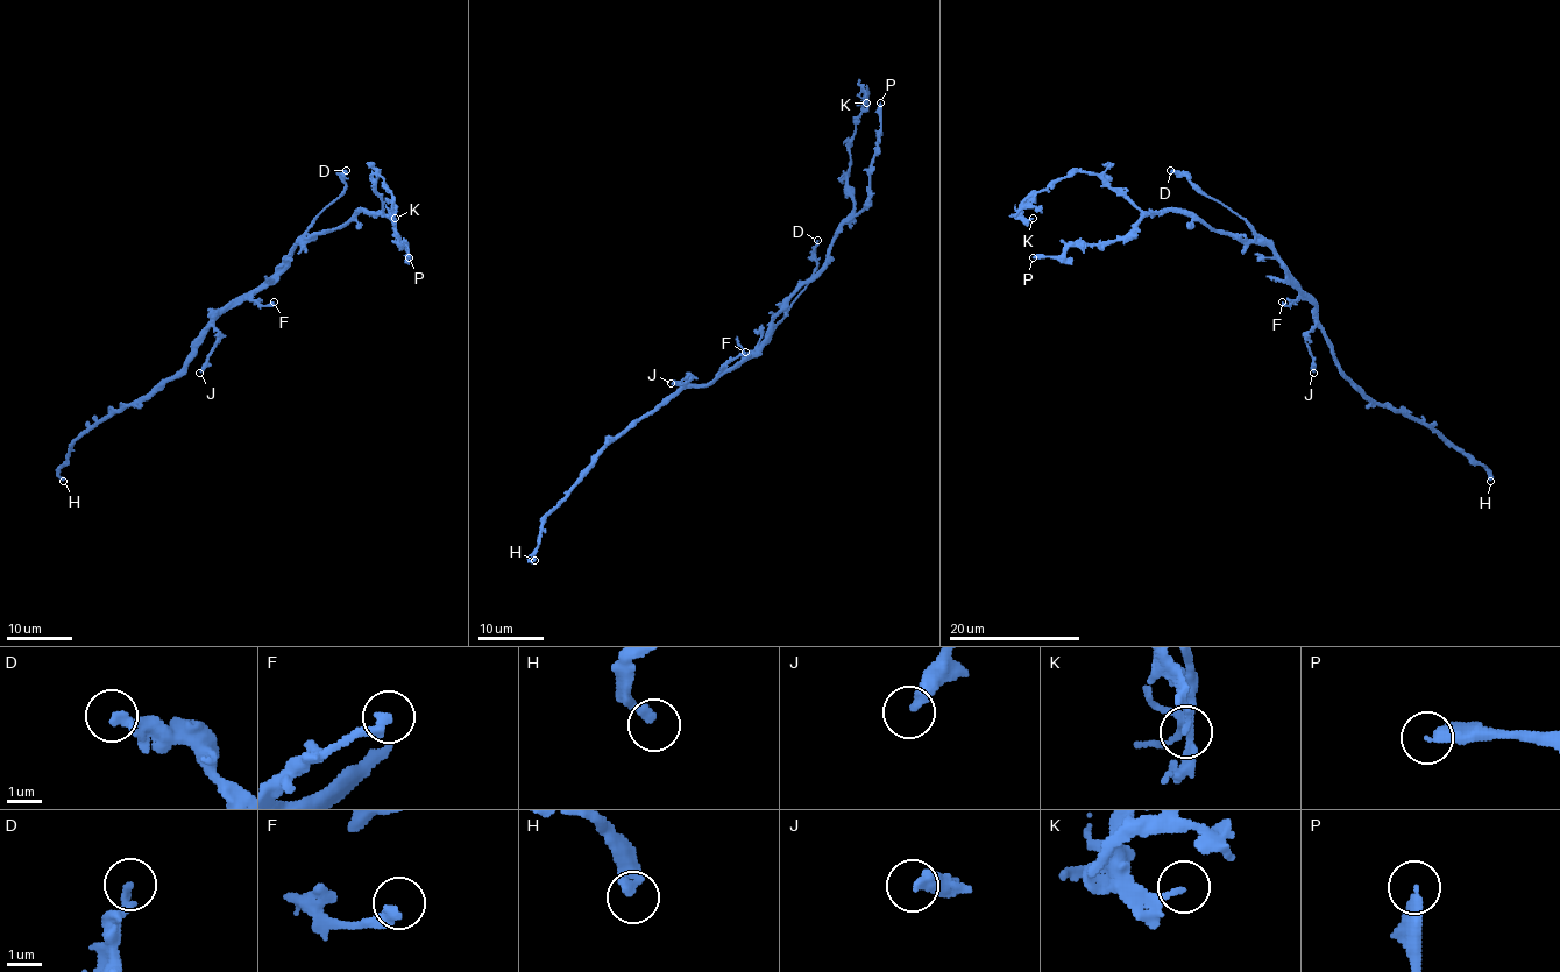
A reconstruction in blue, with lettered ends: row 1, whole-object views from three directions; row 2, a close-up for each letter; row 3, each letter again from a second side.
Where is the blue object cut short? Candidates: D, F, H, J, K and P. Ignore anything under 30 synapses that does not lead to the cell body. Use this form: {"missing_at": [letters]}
{"missing_at": ["P"]}

